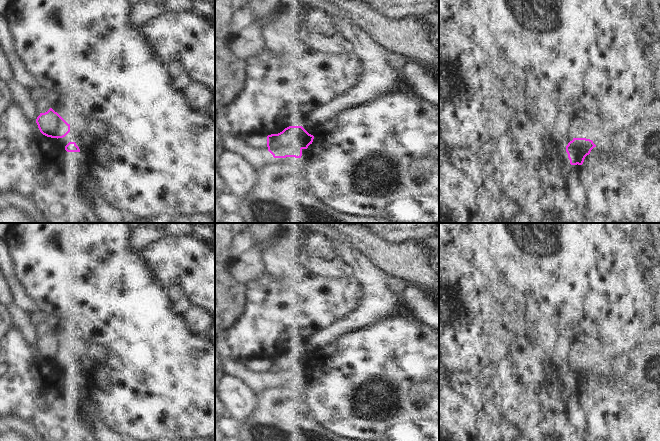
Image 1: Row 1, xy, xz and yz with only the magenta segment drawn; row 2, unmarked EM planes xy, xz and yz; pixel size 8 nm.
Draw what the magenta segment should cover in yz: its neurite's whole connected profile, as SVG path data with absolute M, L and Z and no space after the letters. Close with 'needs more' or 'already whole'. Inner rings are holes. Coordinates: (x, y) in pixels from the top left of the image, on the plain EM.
M573 362L566 370L566 376L571 389L582 389L584 383L596 371L592 364L586 362Z; already whole

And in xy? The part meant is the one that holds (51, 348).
M49 328L40 332L40 339L36 343L40 356L51 362L63 362L70 356L68 348Z; needs more

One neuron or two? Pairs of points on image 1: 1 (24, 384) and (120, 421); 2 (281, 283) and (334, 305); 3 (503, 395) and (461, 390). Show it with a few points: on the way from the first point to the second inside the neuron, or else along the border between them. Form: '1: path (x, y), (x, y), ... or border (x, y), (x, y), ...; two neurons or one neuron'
1: border (82, 386), (90, 414); two neurons
2: path (294, 296), (300, 302), (321, 302); one neuron
3: border (478, 378), (487, 400), (499, 411); two neurons

